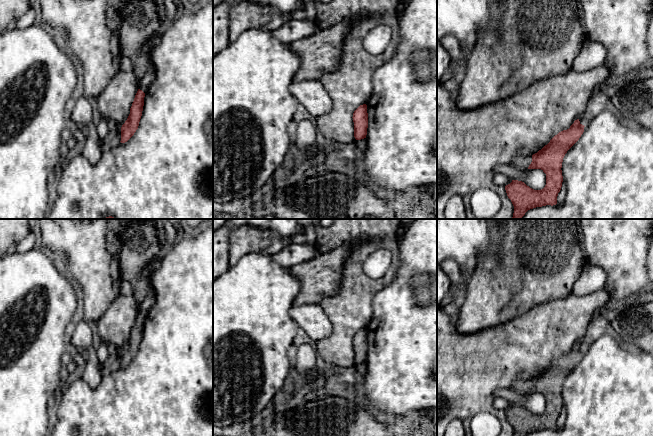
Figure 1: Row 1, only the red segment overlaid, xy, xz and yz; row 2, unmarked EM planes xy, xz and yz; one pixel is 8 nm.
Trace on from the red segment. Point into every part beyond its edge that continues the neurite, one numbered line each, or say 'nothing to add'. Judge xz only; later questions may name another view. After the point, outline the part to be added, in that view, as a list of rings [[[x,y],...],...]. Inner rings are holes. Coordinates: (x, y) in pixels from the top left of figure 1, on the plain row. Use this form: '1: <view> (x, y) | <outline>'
nothing to add

